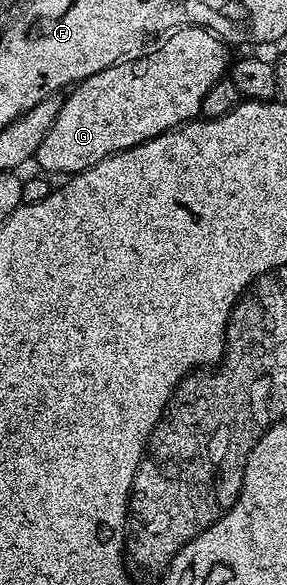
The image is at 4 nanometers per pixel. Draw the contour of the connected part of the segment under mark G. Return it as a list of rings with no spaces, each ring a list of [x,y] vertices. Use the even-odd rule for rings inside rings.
[[[179,27],[161,42],[165,41],[166,43],[159,44],[157,48],[154,46],[144,57],[138,58],[134,71],[132,62],[119,62],[114,67],[87,77],[64,96],[58,116],[35,156],[35,162],[42,167],[38,167],[42,172],[50,176],[75,176],[117,151],[131,149],[200,116],[207,89],[211,89],[211,85],[215,85],[215,81],[219,81],[228,72],[231,62],[230,48],[225,40],[203,27]]]

